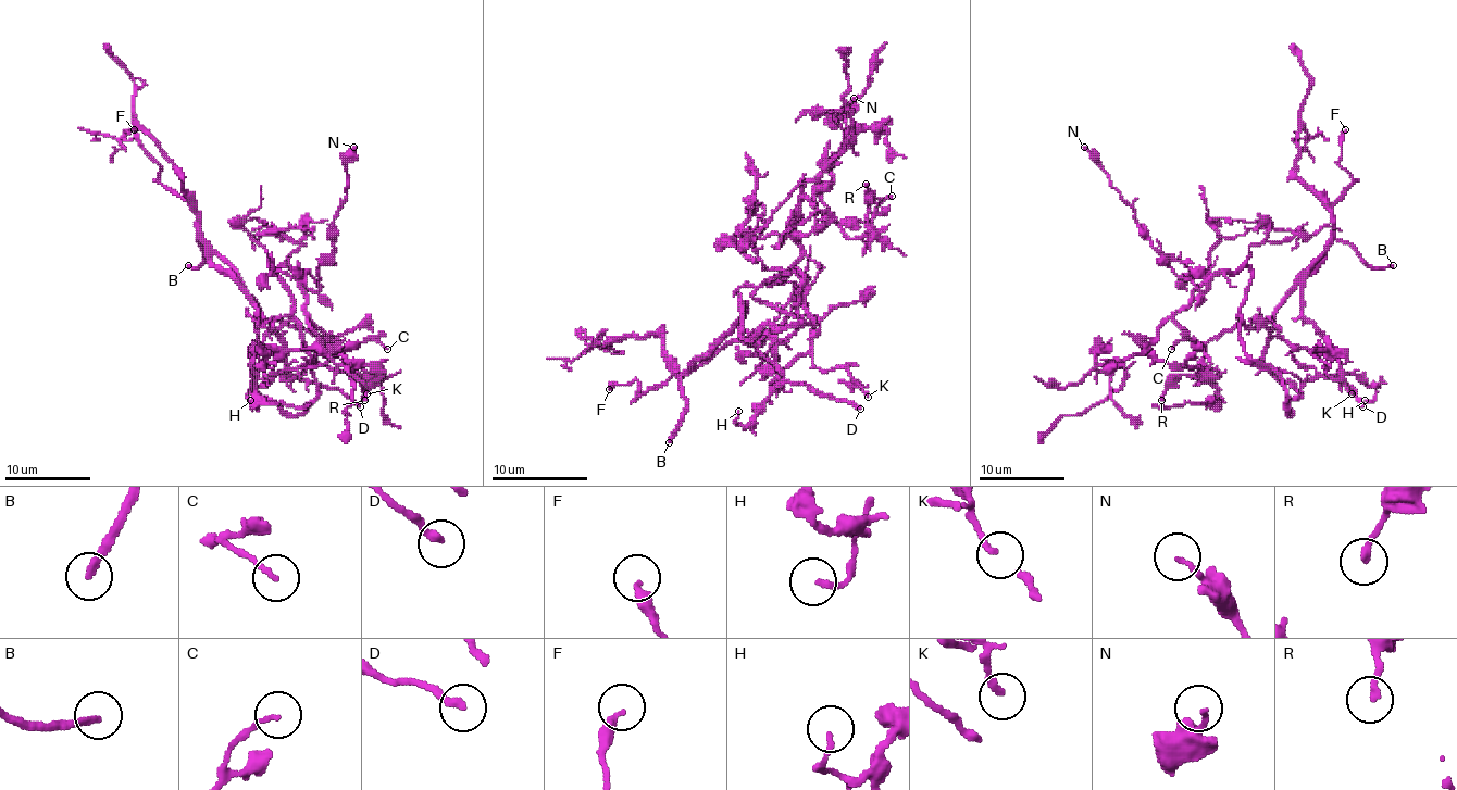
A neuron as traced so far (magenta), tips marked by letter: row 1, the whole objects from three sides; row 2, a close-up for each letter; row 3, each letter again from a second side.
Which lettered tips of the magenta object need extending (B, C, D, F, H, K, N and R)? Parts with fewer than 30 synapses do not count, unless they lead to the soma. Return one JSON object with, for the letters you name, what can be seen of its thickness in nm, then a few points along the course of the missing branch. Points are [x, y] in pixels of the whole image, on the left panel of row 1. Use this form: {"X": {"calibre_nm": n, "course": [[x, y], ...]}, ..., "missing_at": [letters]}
{"B": {"calibre_nm": 220, "course": [[188, 265], [177, 267], [145, 230], [134, 195], [171, 171], [248, 162], [276, 145], [283, 98], [246, 72]]}, "missing_at": ["B"]}

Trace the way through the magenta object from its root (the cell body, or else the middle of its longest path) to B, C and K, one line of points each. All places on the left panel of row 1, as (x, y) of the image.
B: (310, 334), (323, 342), (316, 349), (288, 349), (241, 278), (198, 239), (202, 261), (188, 265)
C: (310, 334), (263, 325), (290, 316), (283, 267), (306, 274), (306, 312), (338, 347), (374, 338), (387, 349)
K: (310, 334), (323, 342), (316, 349), (316, 360), (356, 378), (366, 393)

